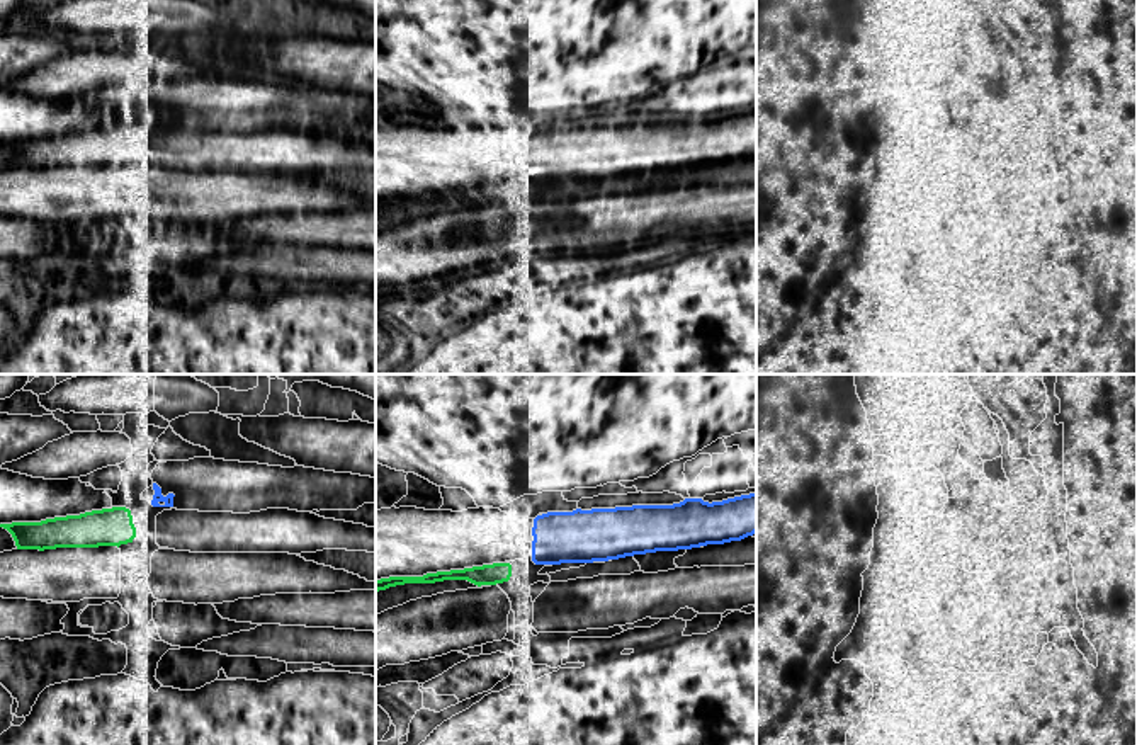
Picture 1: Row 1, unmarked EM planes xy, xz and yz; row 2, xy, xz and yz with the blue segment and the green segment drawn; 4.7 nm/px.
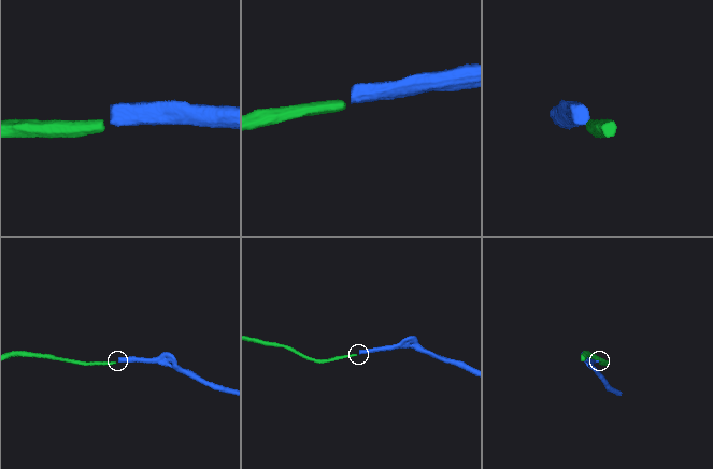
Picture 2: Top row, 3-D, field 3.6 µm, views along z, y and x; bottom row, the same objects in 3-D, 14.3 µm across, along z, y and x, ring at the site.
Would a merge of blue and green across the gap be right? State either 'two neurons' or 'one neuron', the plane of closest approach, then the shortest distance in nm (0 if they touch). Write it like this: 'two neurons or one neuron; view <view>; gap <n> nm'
two neurons; view xz; gap 110 nm

